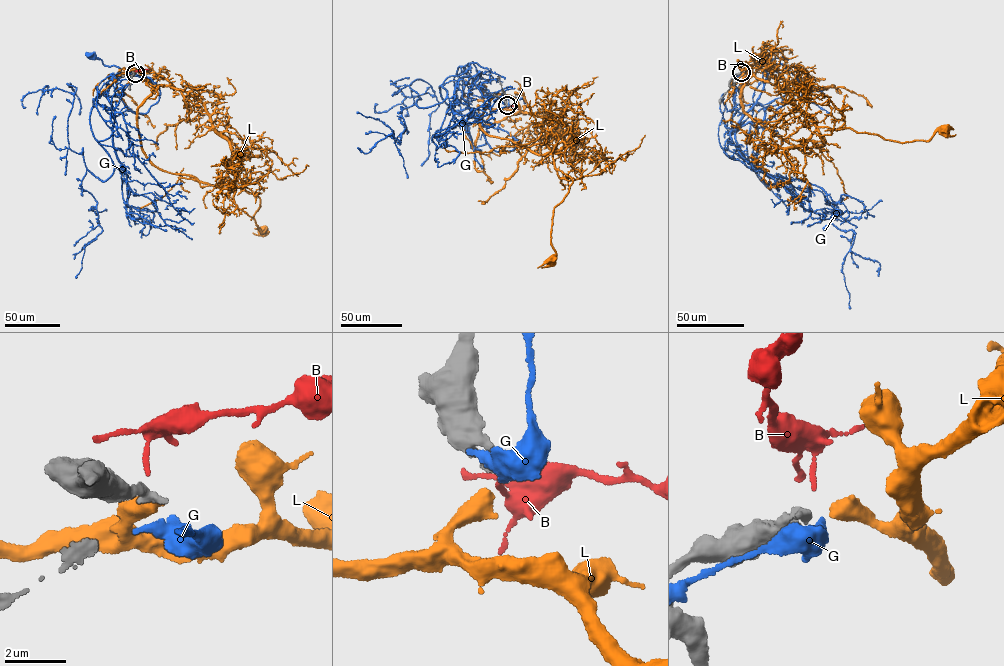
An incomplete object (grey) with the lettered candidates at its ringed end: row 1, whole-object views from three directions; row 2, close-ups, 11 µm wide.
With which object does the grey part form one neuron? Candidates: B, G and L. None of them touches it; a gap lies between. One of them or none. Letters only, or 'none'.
L

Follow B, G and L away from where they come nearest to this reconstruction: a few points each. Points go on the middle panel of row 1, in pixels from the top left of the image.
B: (507, 106), (521, 110)
G: (507, 105), (464, 92), (459, 66), (441, 86), (454, 98), (471, 77), (486, 142), (471, 147), (463, 127)
L: (507, 106), (519, 111), (496, 95), (479, 127), (552, 154), (573, 181), (554, 207), (550, 262)

